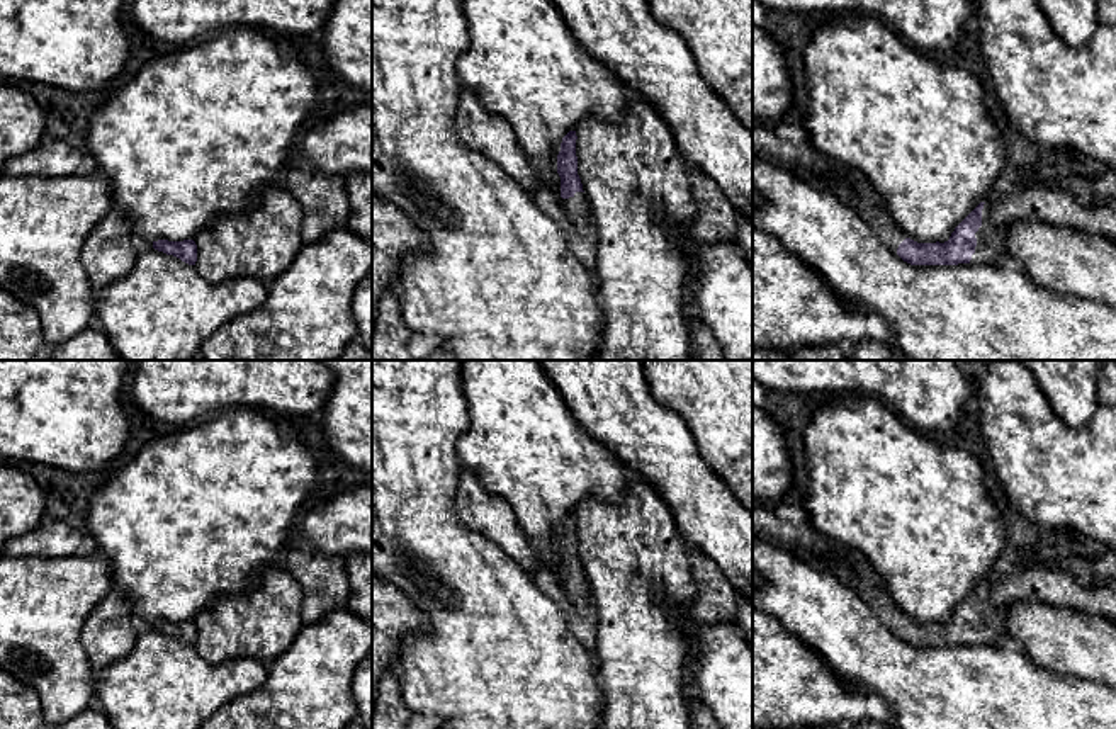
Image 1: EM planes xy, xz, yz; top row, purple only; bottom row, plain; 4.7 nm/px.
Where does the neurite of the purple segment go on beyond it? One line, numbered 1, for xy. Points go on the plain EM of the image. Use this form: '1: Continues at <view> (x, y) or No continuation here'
1: No continuation here

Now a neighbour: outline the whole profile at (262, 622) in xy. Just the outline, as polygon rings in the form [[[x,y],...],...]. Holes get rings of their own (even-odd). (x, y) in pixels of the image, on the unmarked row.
[[[284,568],[263,569],[256,583],[243,593],[223,595],[194,619],[197,625],[197,653],[212,664],[236,658],[270,664],[297,637],[304,625],[302,588]]]

